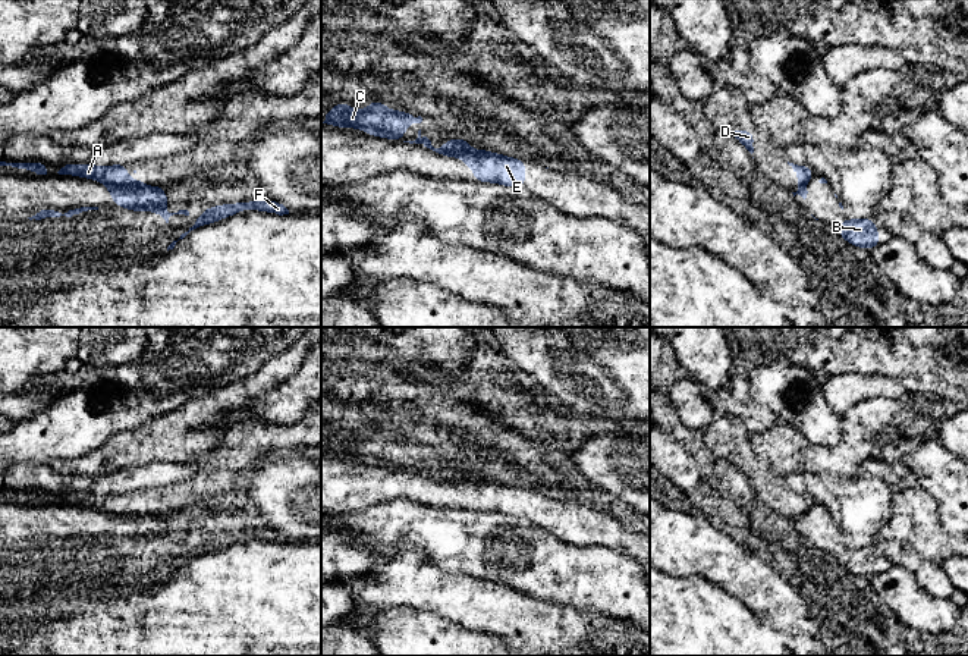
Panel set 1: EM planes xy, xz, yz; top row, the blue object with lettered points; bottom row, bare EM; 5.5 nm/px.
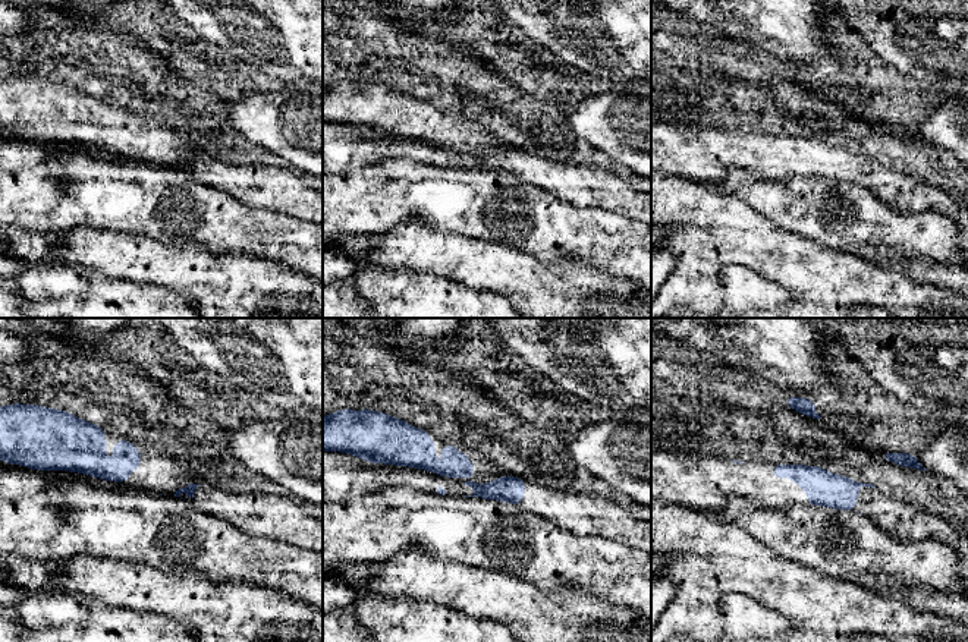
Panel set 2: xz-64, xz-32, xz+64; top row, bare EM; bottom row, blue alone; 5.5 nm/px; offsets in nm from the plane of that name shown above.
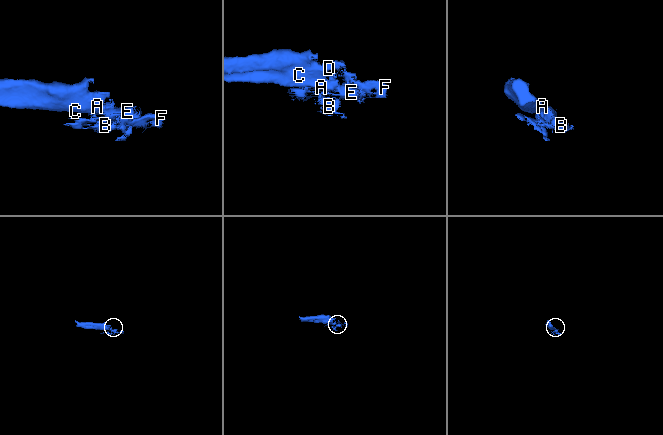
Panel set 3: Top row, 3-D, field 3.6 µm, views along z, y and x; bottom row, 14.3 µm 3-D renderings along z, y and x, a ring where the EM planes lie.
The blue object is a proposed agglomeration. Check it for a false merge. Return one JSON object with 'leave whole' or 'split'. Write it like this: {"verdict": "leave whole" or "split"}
{"verdict": "split"}

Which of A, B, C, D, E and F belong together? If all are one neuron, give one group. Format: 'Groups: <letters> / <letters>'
Groups: A C D / B E F

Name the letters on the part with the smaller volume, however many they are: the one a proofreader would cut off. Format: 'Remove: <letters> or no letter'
Remove: B, E, F

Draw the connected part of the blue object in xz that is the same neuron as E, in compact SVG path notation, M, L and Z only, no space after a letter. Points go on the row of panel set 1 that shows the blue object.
M424 144L424 147L444 157L463 158L465 166L474 169L475 182L493 182L522 189L522 182L527 179L524 158L512 158L503 154L494 154L484 148L480 151L474 151L471 148L462 151L450 151L450 150L434 148L433 145L428 144Z

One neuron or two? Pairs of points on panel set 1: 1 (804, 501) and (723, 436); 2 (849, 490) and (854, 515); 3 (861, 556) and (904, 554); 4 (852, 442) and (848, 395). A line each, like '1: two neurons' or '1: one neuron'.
1: one neuron
2: one neuron
3: two neurons
4: two neurons

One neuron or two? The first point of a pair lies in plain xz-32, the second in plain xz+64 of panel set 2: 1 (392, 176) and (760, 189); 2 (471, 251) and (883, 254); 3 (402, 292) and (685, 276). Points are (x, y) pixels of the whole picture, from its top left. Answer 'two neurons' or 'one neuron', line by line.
1: one neuron
2: two neurons
3: two neurons

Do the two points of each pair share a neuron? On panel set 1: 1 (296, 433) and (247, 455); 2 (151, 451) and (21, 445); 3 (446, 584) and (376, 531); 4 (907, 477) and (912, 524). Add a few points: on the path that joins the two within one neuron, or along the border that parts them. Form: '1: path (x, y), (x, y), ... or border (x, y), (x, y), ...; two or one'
1: path (285, 436), (263, 439), (258, 443); one
2: border (128, 432), (113, 435), (103, 445), (79, 458); two
3: border (427, 555), (398, 543), (380, 570), (370, 570); two
4: border (918, 485), (893, 492); two

